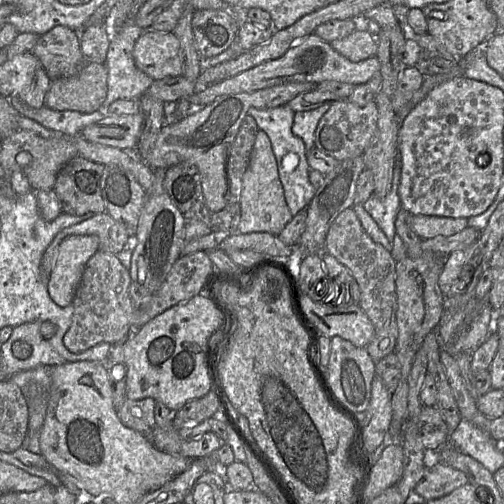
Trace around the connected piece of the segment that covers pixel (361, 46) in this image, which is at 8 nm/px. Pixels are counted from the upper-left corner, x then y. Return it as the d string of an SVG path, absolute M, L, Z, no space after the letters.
M358 27L344 39L330 42L331 46L351 62L376 56L378 41L365 27Z

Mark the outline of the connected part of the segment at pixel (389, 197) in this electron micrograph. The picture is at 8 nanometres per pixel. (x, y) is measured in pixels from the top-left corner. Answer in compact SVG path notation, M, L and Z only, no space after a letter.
M398 157L398 162L394 168L394 172L393 172L393 181L392 181L392 187L390 189L390 191L388 192L388 194L383 197L383 198L379 198L376 195L372 194L365 203L363 203L363 208L365 209L365 211L371 216L371 218L375 221L375 223L379 226L379 228L383 231L383 233L385 234L387 240L392 244L394 236L397 234L396 232L396 228L395 228L395 220L396 220L396 216L398 214L398 212L403 209L402 205L401 205L401 201L400 201L400 197L398 194L398 187L399 187L399 183L400 183L400 178L401 178L401 164L399 162L399 157Z

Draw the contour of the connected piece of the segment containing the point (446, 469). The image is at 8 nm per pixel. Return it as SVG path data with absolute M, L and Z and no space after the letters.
M428 460L414 490L426 501L443 497L468 483L460 470L436 460Z

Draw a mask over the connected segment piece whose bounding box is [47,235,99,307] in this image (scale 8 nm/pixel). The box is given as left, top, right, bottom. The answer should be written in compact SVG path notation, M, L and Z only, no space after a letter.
M71 235L61 241L47 282L48 293L58 306L73 302L85 265L98 250L96 235Z

